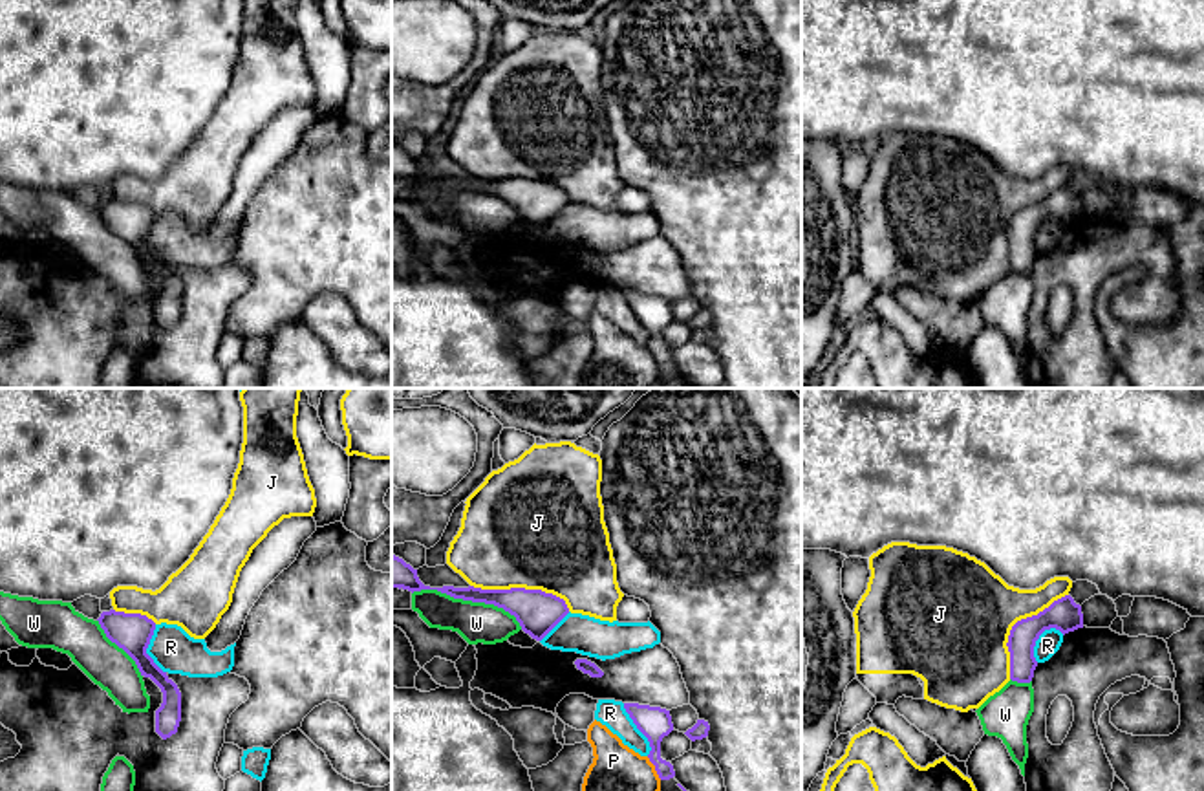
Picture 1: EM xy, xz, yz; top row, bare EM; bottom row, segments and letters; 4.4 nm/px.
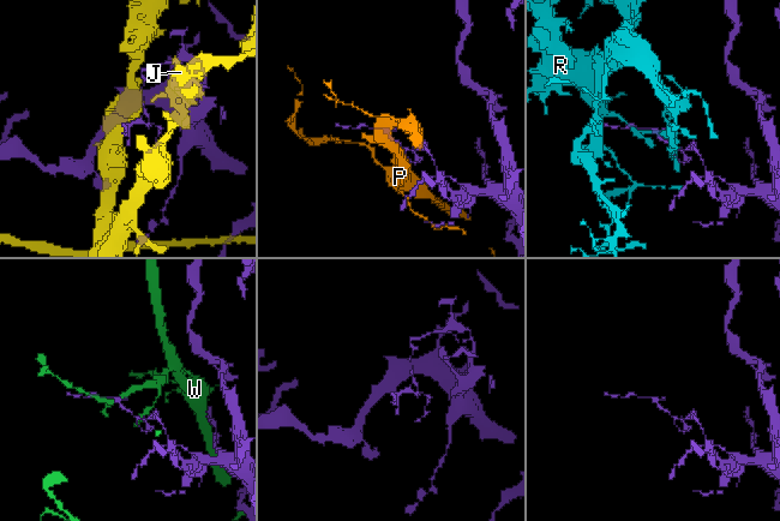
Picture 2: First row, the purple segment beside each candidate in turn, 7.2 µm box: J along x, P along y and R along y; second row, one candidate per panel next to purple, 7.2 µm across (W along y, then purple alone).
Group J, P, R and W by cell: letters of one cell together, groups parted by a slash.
J / P / R / W

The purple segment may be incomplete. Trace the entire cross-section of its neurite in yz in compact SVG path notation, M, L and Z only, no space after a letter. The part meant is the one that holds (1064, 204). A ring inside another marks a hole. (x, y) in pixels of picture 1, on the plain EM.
M1070 185L1054 190L1037 205L1017 211L1008 225L1010 269L1030 273L1039 253L1061 236L1063 225L1083 218L1081 196Z

